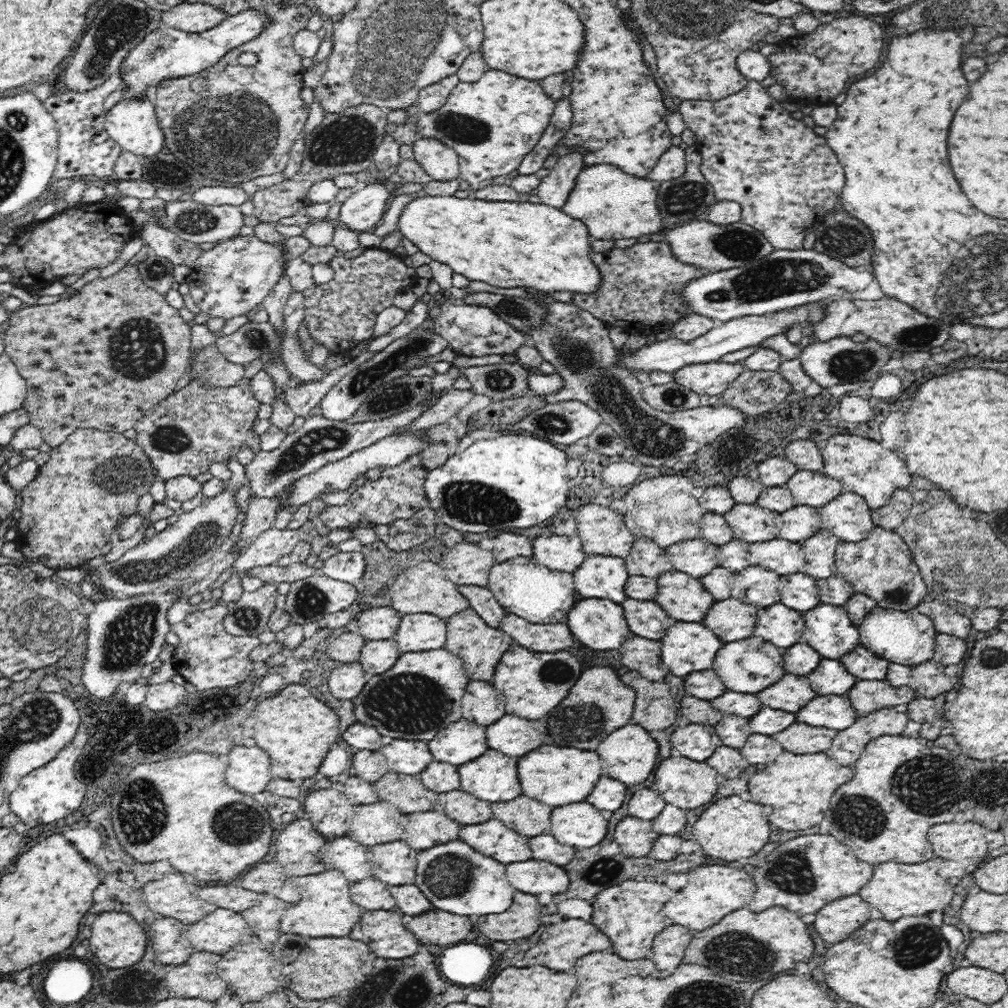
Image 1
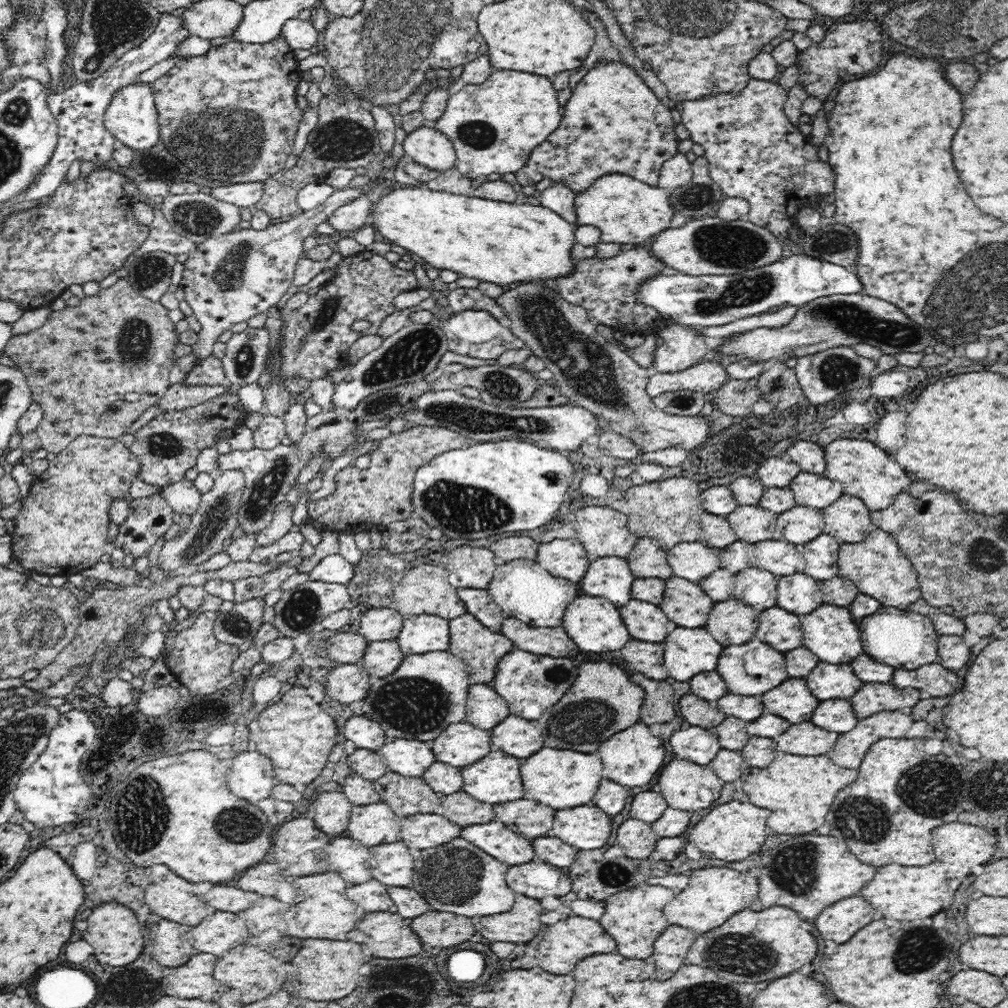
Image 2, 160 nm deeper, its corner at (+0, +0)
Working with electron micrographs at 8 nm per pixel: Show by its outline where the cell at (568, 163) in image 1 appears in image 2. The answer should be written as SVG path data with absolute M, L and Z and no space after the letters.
M562 183L551 184L537 196L540 201L540 206L548 210L552 210L562 219L566 219L568 223L578 226L575 196L574 193L566 187L566 185L562 185Z

